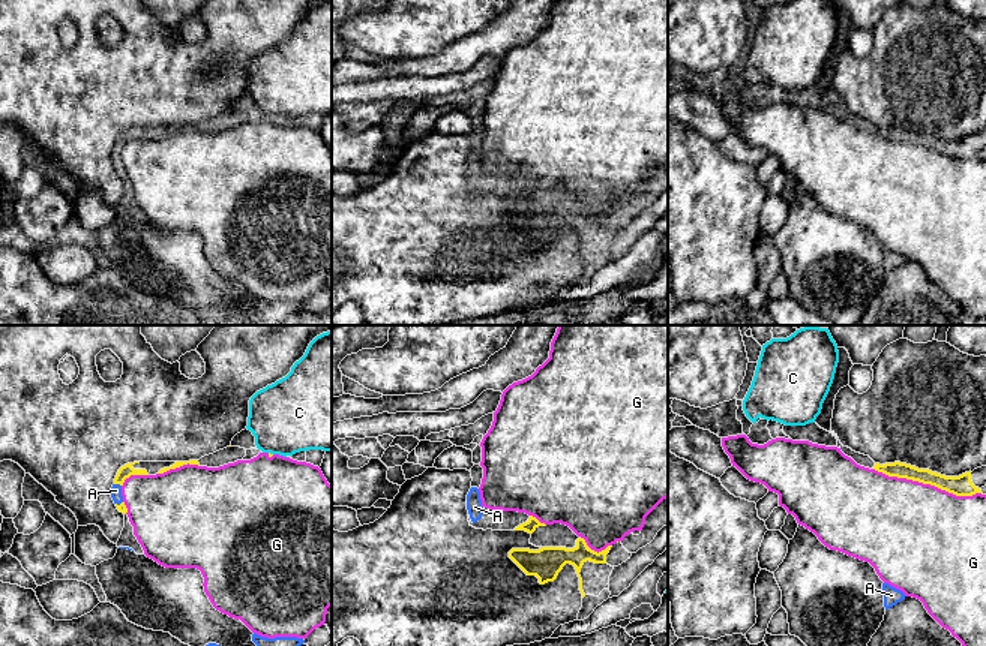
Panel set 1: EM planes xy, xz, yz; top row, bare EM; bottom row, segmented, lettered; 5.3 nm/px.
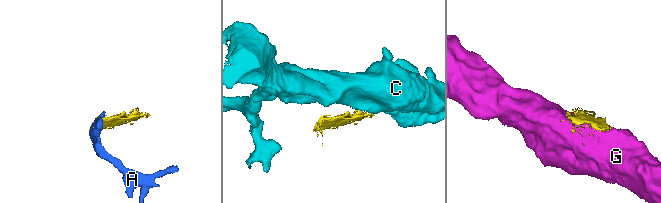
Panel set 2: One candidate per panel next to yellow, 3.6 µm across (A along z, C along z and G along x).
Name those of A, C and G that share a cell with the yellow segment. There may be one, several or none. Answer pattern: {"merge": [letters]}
{"merge": []}

